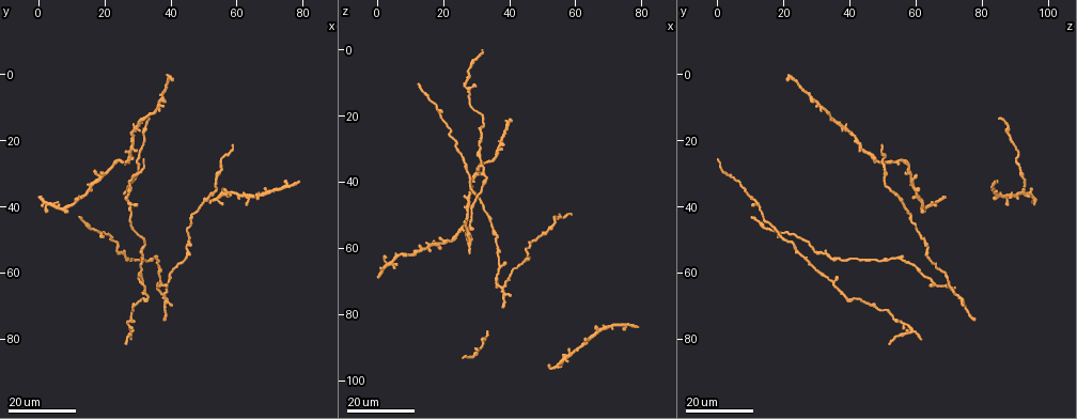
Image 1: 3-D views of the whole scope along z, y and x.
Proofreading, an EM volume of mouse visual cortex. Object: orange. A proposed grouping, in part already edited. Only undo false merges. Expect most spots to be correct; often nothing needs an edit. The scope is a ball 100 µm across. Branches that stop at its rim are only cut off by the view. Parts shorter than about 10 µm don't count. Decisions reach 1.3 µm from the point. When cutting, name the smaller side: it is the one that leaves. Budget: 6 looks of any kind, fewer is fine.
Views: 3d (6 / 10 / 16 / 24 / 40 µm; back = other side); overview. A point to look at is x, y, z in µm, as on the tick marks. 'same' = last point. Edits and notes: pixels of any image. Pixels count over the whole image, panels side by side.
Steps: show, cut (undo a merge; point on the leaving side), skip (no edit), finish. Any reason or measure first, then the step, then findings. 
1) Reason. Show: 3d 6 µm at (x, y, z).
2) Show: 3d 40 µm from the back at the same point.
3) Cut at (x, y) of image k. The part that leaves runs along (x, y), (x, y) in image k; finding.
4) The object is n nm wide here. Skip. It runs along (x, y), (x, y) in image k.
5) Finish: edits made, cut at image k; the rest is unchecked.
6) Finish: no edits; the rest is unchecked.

Side arm on a straight run. Show: 3d 24 µm at (44.5, 51.5, 63.5).

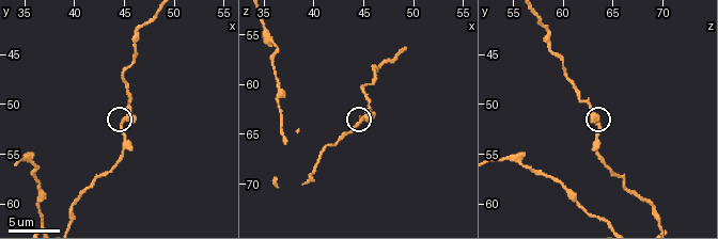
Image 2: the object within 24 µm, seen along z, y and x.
Show: 3d 6 µm at the same point.

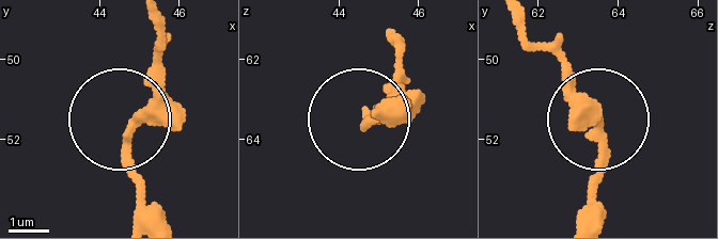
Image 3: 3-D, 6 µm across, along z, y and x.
Show: 3d 6 µm from the back at the same point.

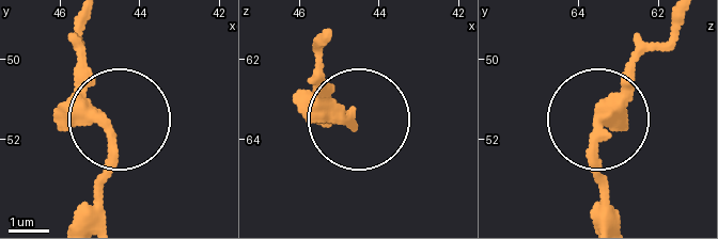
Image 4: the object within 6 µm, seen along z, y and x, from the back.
Skip. One neuron here.

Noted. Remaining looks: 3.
Thin neck. Show: 3d 16 µm at (27.0, 76.0, 57.0).

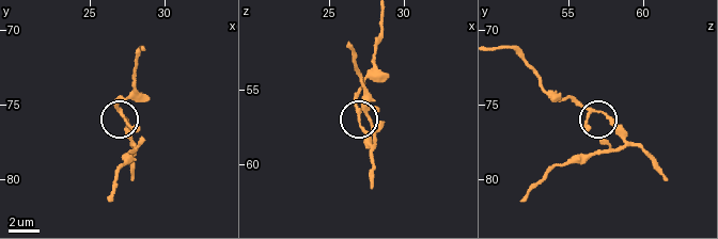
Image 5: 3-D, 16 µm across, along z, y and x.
Show: 3d 6 µm at (27.0, 75.4, 57.0).

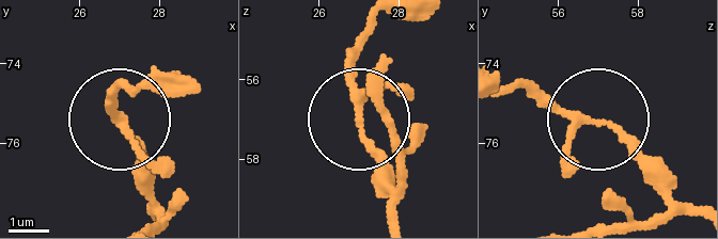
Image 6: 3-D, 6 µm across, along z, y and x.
The object is 160 nm wide here. Skip. One neuron here.

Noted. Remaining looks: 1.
Finish: no edits; the rest is unchecked.

